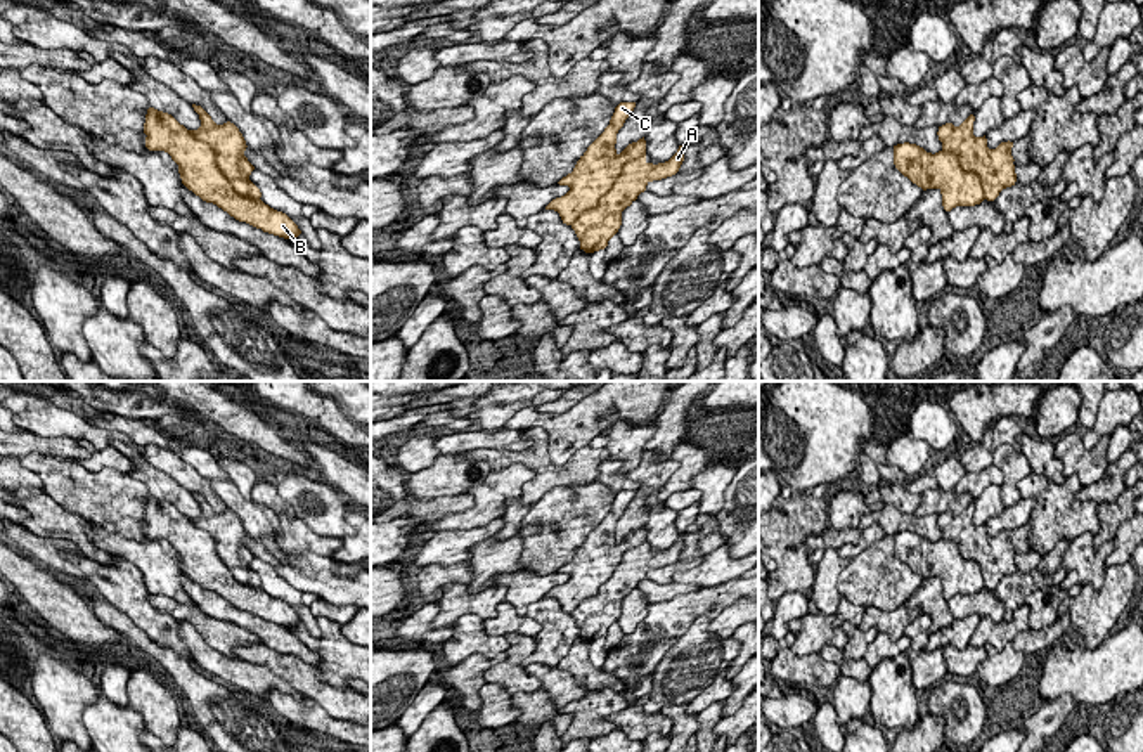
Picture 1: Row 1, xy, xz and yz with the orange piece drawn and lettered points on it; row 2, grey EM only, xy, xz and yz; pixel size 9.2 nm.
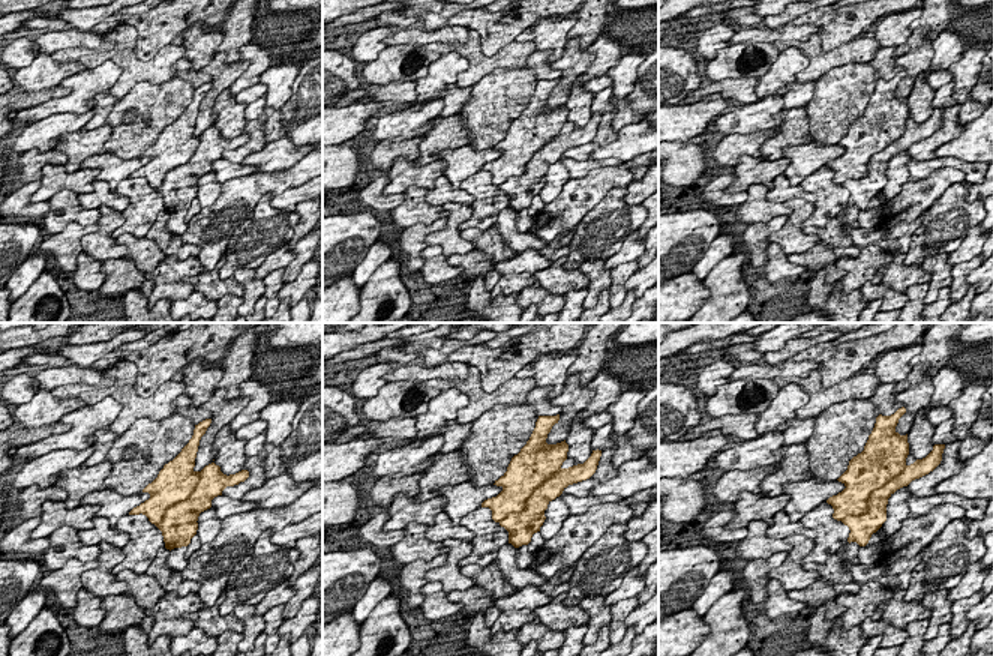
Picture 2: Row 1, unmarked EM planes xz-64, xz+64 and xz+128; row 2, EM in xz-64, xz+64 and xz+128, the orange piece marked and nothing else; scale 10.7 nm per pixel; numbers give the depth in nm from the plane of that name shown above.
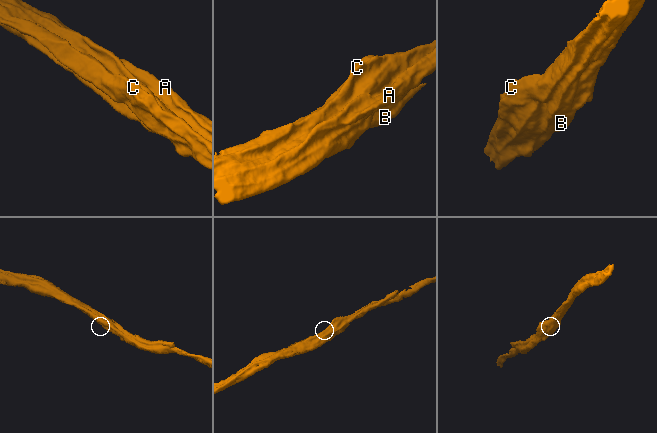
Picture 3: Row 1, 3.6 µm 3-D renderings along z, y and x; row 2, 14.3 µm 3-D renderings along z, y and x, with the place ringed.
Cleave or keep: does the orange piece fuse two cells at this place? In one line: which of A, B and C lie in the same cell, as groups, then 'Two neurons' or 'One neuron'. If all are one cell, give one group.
Groups: A / B C. Two neurons

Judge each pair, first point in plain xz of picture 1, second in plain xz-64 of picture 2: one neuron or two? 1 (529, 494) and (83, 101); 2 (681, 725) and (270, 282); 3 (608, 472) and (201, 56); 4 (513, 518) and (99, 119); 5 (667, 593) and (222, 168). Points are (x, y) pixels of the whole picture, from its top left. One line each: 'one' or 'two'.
1: two
2: two
3: two
4: one
5: one

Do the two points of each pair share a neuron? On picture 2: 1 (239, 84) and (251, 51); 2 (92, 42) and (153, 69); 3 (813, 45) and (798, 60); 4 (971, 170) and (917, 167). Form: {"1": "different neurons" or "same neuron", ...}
{"1": "same neuron", "2": "different neurons", "3": "different neurons", "4": "same neuron"}

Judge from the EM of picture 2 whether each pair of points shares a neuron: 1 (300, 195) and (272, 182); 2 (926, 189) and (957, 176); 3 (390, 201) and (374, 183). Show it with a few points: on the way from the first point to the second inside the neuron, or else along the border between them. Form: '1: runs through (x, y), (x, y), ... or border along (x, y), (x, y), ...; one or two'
1: border along (306, 180), (288, 186), (273, 197); two
2: runs through (933, 186), (950, 176); one
3: runs through (384, 201), (374, 189); one

